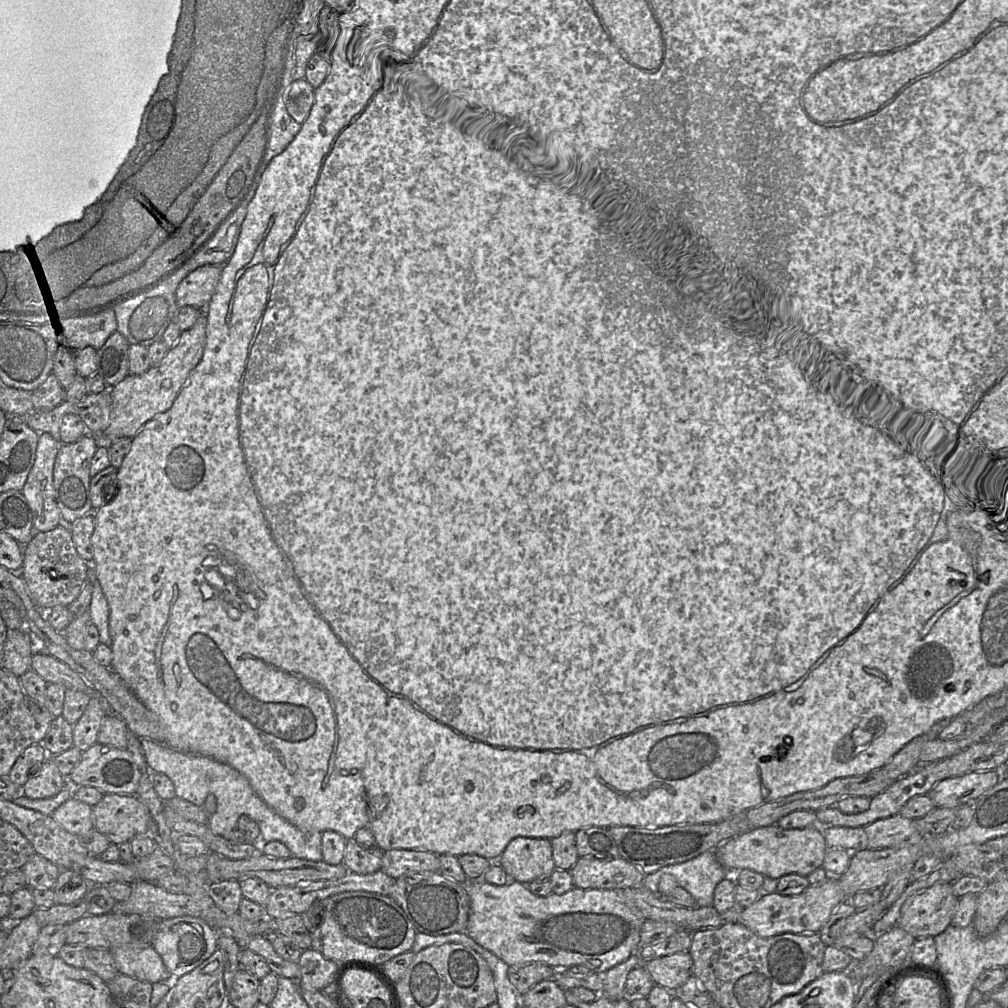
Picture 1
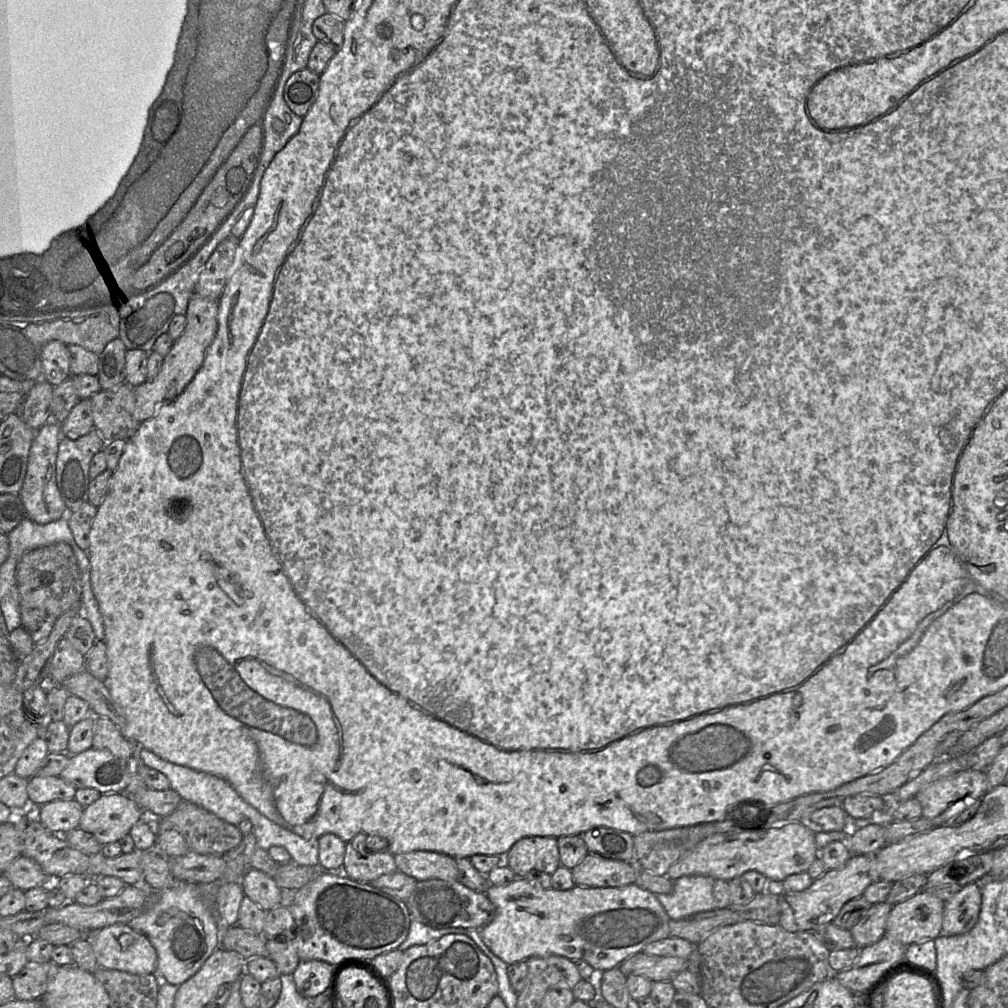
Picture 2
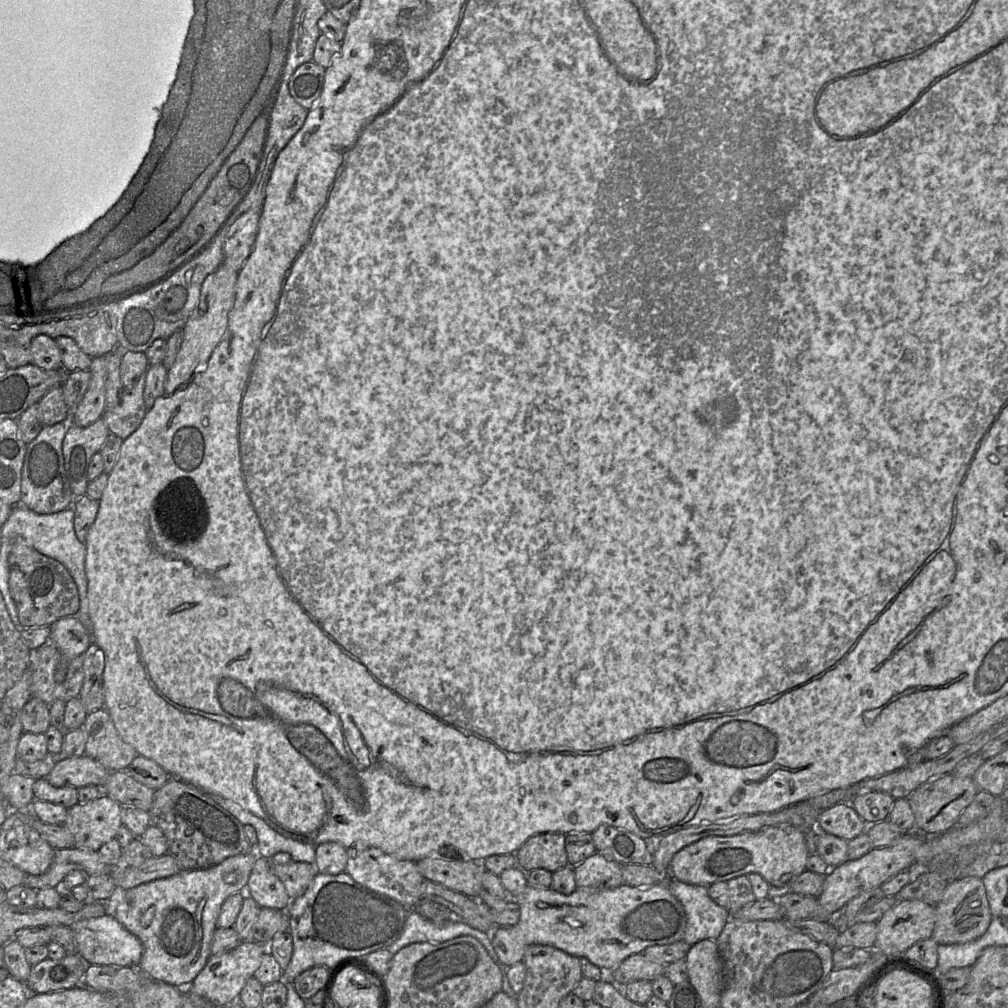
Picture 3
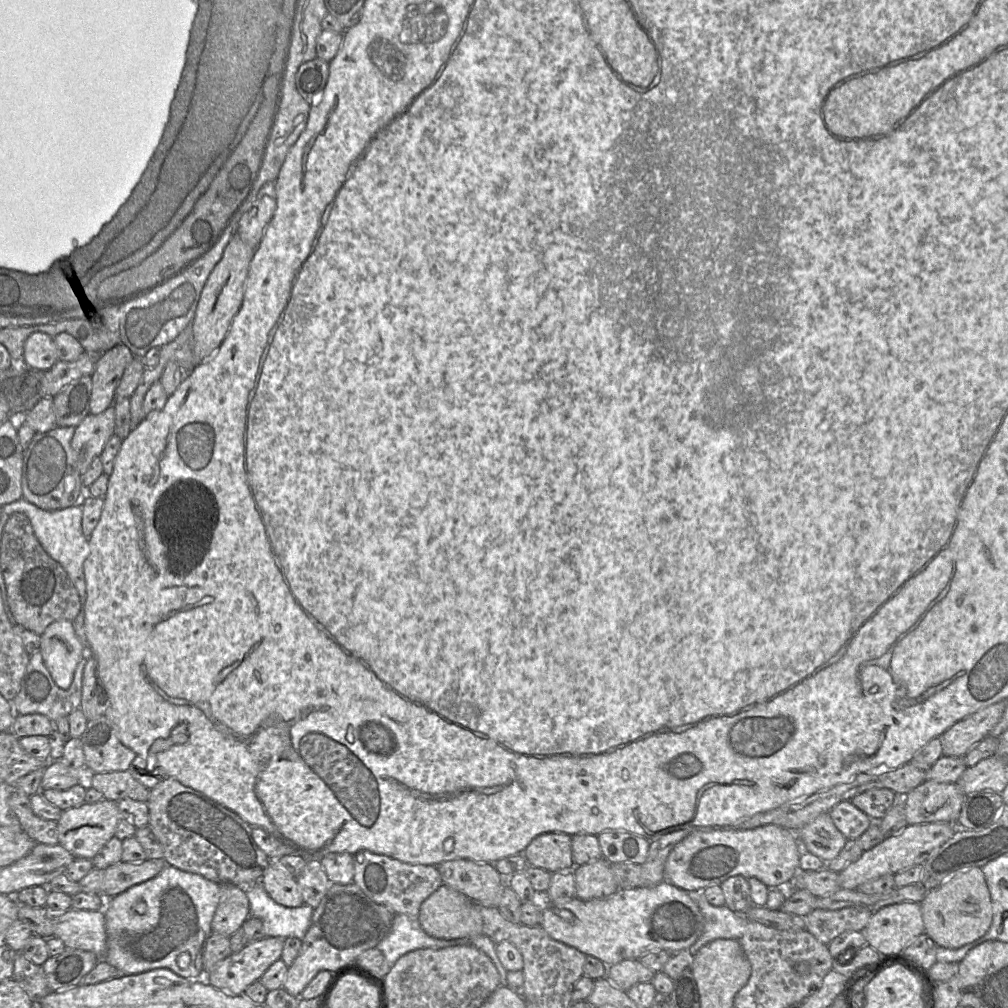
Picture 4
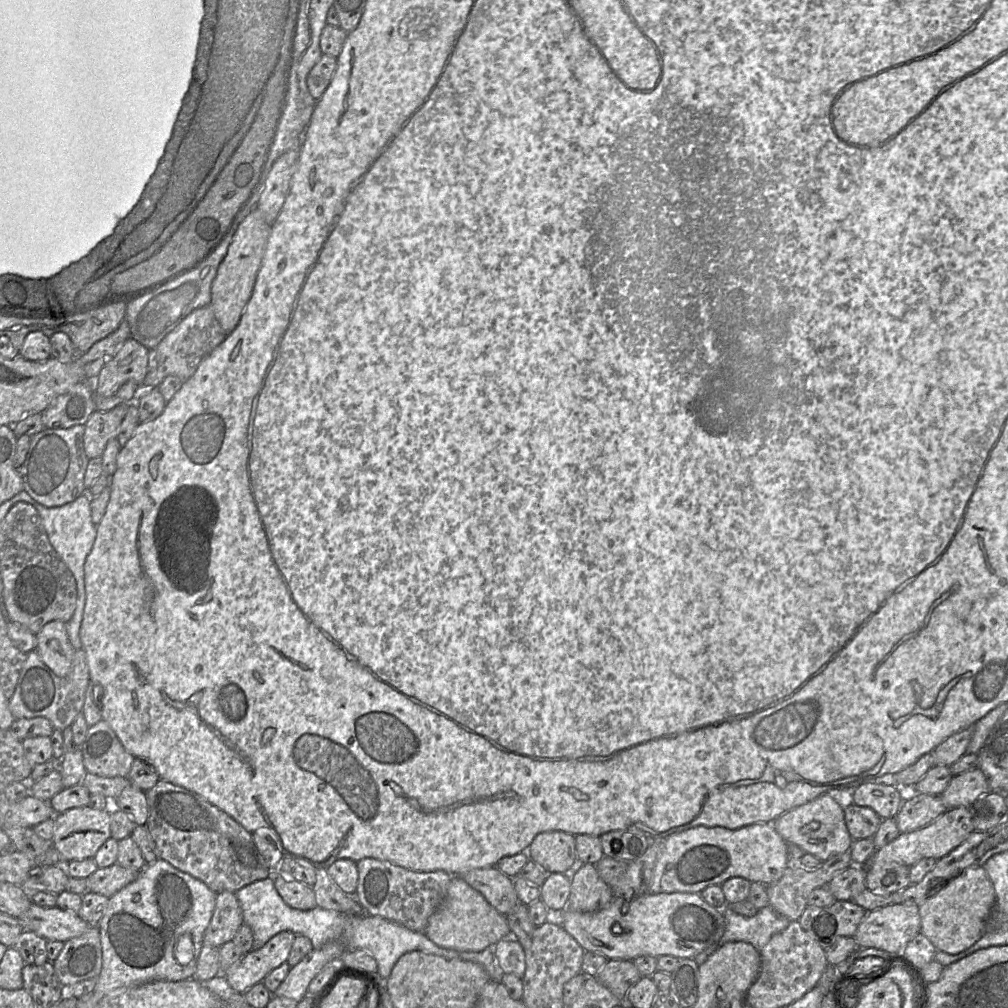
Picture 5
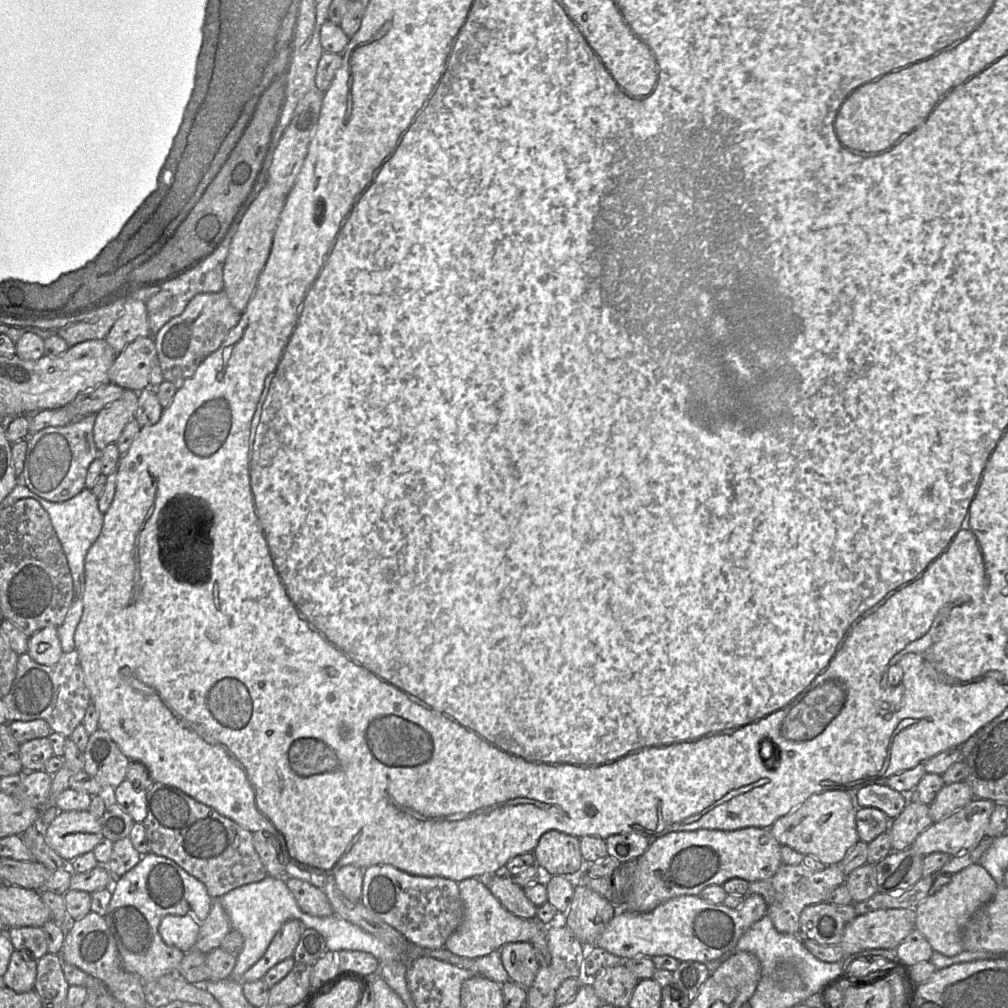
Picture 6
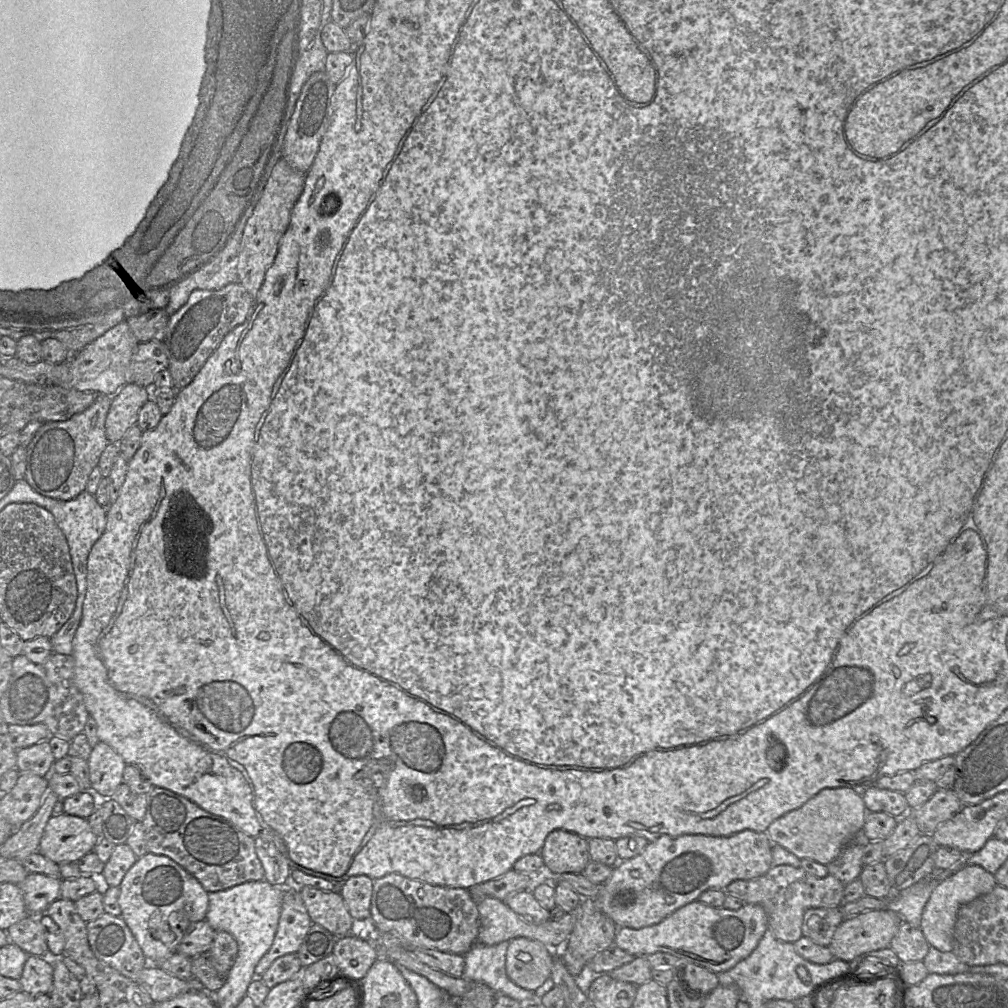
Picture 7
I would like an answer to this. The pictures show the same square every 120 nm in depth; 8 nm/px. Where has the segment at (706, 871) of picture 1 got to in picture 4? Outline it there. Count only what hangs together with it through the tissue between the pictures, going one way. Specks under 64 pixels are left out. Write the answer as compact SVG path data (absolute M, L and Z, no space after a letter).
M701 892L694 894L694 898L704 918L704 929L700 938L686 951L690 959L713 940L739 940L743 936L750 921L745 916L730 910L726 905L711 905Z

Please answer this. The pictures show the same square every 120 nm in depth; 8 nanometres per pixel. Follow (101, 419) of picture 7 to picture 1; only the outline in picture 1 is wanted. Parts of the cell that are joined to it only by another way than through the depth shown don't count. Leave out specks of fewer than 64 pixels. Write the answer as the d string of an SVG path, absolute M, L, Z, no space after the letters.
M39 433L36 457L21 490L32 512L35 532L45 532L61 524L61 512L56 503L56 491L53 483L54 463L60 449L60 441L48 433Z

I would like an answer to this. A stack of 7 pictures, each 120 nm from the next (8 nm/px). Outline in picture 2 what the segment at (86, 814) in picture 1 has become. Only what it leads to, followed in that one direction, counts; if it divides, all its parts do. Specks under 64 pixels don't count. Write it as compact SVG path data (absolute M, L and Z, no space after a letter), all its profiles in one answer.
M75 799L56 800L39 806L36 817L51 832L61 835L79 828L83 810Z

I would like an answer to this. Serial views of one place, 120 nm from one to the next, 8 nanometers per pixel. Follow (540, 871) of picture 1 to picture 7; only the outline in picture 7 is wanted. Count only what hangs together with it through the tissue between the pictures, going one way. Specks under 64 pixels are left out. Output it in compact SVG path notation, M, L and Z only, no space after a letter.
M554 830L539 852L545 876L582 873L590 860L588 840L564 830Z

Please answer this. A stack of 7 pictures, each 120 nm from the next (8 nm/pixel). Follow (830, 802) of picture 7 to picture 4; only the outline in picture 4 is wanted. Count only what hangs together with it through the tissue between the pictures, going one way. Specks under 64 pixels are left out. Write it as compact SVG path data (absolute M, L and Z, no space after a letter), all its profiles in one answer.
M829 813L819 815L799 831L793 832L803 840L810 853L826 864L839 855L847 842L847 839L834 825Z

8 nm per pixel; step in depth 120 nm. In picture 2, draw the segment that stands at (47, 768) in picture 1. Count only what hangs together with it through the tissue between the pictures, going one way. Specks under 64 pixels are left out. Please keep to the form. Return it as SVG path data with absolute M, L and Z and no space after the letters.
M34 775L28 780L27 794L30 804L43 805L56 800L72 800L77 788L59 776Z

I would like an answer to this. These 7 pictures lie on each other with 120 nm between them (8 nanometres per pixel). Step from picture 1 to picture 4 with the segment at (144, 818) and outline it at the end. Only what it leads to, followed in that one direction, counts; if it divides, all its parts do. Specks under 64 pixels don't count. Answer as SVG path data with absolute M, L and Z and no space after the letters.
M106 799L96 803L83 803L80 806L64 810L57 821L58 844L75 858L92 860L115 835L121 818L117 802Z

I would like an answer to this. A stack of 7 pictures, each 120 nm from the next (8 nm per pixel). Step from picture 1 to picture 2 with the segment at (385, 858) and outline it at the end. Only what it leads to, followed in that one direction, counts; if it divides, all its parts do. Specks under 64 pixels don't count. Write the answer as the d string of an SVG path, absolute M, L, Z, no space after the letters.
M412 851L394 855L397 871L417 881L441 879L458 881L455 858L433 851Z

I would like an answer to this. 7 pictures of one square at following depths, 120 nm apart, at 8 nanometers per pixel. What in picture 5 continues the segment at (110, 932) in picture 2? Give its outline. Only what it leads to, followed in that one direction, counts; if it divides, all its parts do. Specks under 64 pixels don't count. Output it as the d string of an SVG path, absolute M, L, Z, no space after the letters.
M34 903L18 918L24 931L32 931L48 940L66 942L84 934L90 925L78 913L58 907L40 907Z

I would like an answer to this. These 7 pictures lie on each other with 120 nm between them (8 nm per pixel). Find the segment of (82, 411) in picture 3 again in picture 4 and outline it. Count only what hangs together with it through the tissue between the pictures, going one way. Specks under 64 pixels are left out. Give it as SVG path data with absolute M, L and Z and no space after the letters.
M122 343L102 354L97 354L97 362L91 375L90 414L99 415L113 406L116 389L125 369L134 358L130 349Z

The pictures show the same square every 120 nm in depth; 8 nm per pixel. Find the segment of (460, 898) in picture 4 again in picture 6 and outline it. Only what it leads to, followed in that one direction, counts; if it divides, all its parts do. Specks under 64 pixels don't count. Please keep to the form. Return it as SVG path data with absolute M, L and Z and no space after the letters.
M468 878L465 880L462 880L461 882L458 883L458 888L459 888L459 893L461 900L463 902L463 908L464 908L464 913L463 913L463 919L460 924L460 926L457 928L457 930L446 940L444 947L452 952L455 955L462 956L462 957L467 957L471 959L476 959L478 957L486 956L490 954L493 951L499 951L503 945L507 943L512 943L512 942L530 942L533 936L535 936L539 929L541 929L542 926L547 926L541 924L536 918L535 919L523 919L520 918L512 913L510 913L507 909L505 909L499 900L493 896L493 894L490 892L490 890L487 888L485 885L485 880L481 878Z

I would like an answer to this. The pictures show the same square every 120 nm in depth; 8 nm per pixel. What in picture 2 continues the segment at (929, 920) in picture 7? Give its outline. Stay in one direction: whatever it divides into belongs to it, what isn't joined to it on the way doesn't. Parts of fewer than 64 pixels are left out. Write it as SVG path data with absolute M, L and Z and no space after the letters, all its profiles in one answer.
M981 883L963 886L945 901L942 934L960 935L969 932L977 923L982 905Z

